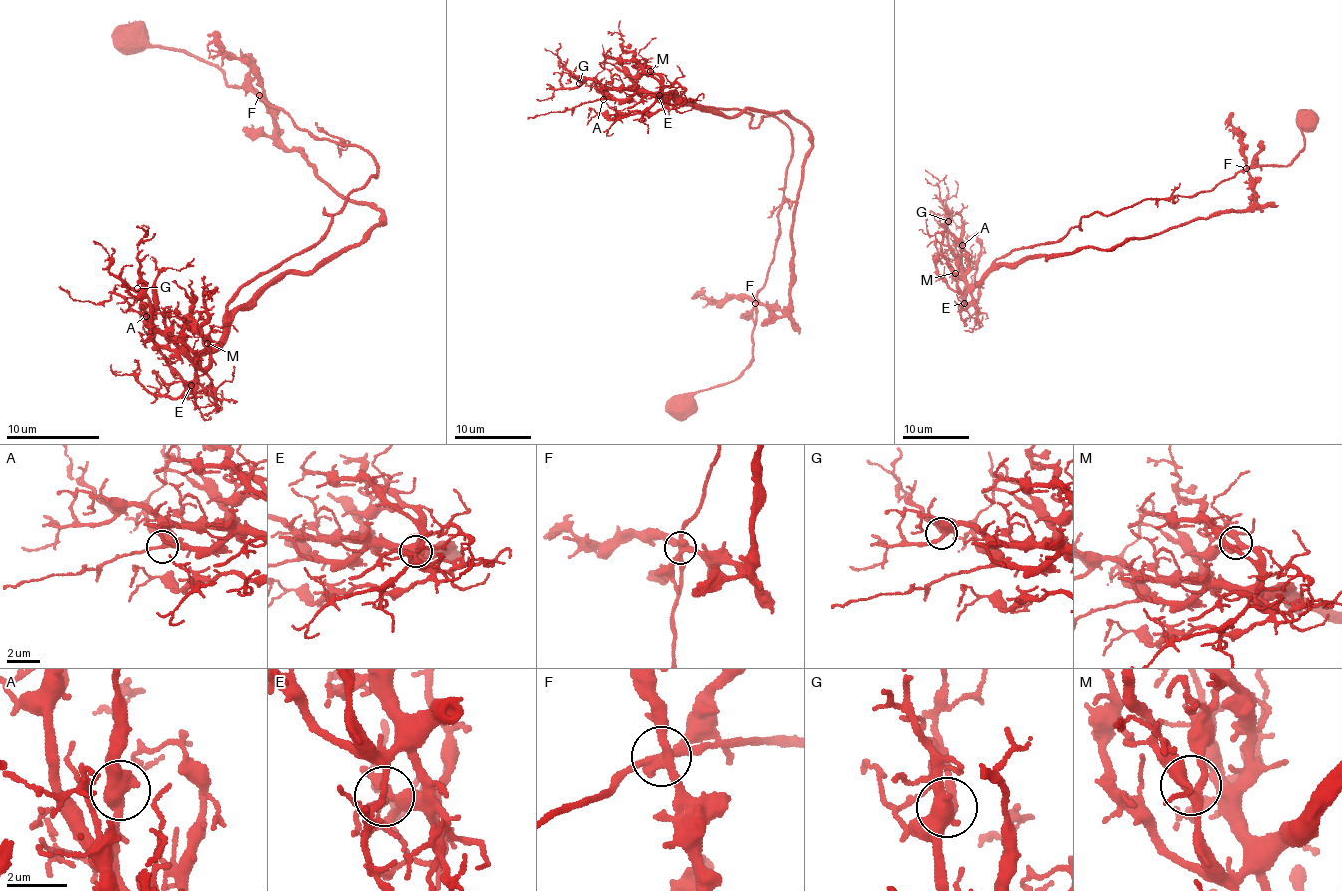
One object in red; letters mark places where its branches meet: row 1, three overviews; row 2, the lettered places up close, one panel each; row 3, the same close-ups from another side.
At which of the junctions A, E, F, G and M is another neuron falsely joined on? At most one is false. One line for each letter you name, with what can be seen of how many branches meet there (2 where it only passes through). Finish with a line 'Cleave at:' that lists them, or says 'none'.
Cleave at: none

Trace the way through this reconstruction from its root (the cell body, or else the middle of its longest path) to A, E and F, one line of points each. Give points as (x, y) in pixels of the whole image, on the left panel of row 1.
A: (130, 38), (194, 54), (379, 165), (315, 244), (238, 287), (216, 344), (185, 357), (146, 316)
E: (130, 38), (194, 54), (226, 85), (379, 165), (326, 212), (315, 244), (238, 287), (191, 385)
F: (130, 38), (123, 37), (159, 49), (184, 49), (224, 73), (226, 85), (249, 88), (260, 95)

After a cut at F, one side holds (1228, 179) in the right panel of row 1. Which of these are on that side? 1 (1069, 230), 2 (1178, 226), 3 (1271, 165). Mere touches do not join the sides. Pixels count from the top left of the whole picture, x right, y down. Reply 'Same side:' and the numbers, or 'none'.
Same side: 3

